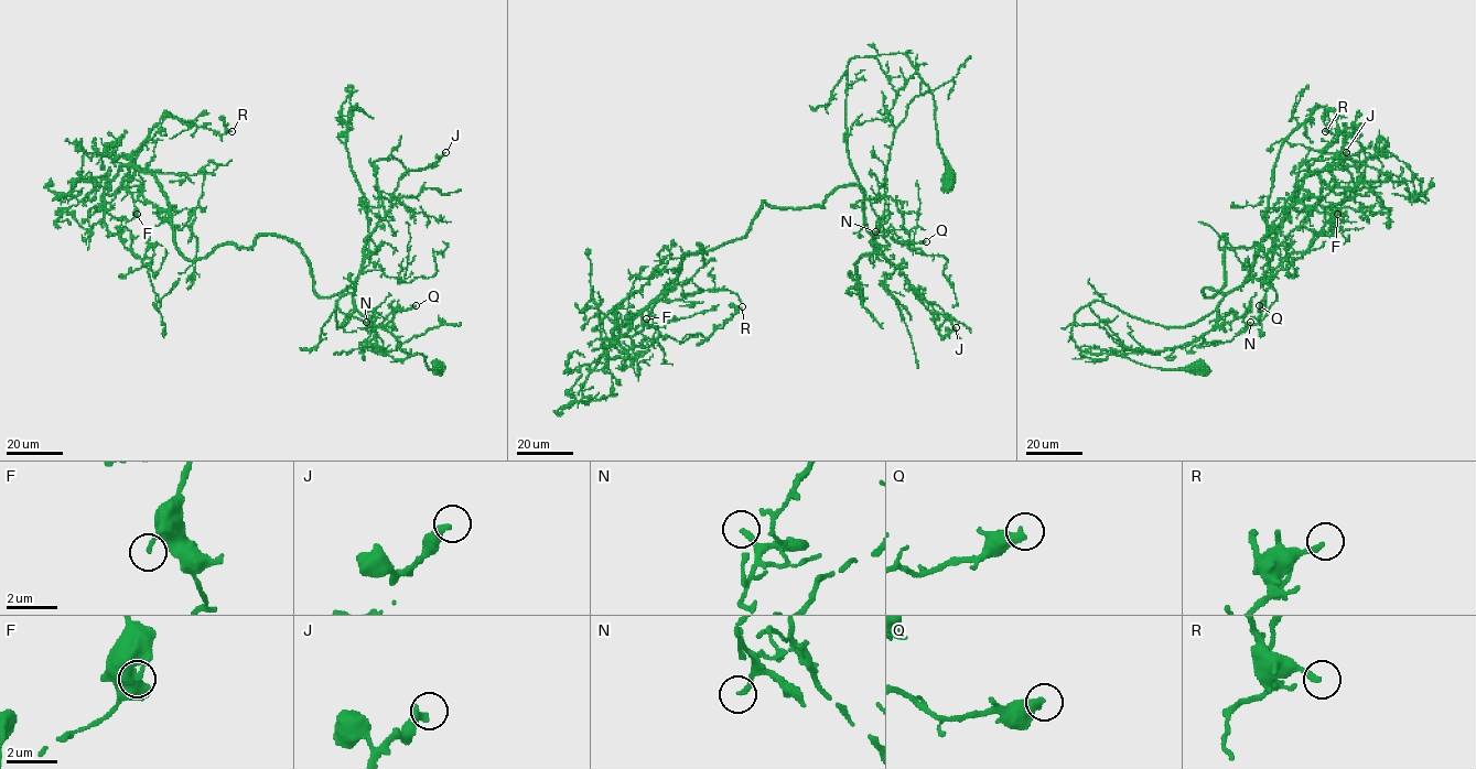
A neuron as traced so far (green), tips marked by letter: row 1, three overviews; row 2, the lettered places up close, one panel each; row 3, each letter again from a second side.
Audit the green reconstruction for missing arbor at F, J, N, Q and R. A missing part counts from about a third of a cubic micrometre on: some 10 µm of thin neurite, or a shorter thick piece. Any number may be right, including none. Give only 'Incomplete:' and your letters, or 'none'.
Incomplete: none

